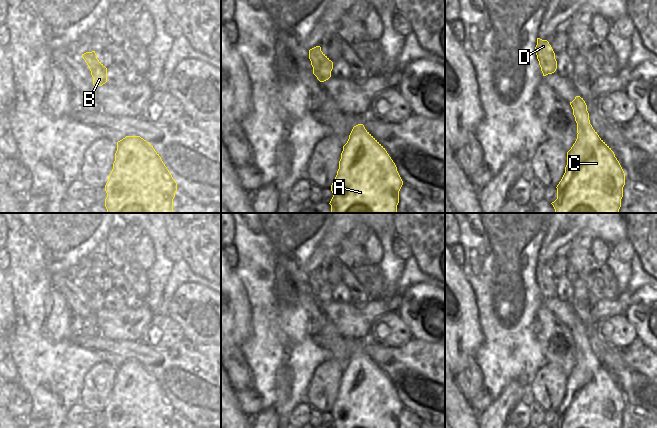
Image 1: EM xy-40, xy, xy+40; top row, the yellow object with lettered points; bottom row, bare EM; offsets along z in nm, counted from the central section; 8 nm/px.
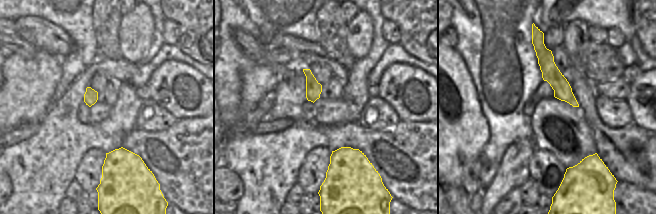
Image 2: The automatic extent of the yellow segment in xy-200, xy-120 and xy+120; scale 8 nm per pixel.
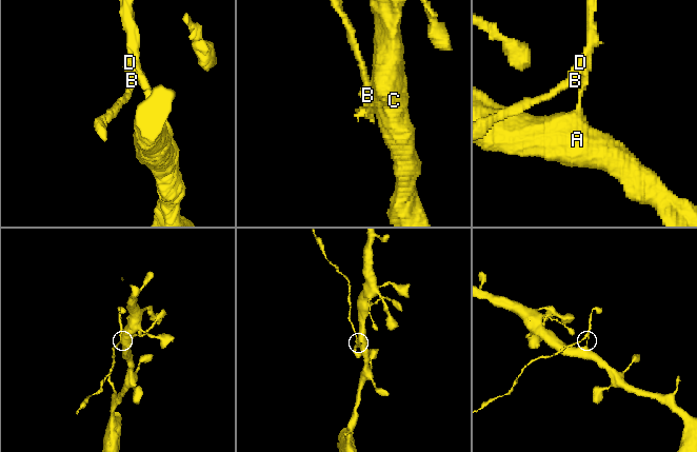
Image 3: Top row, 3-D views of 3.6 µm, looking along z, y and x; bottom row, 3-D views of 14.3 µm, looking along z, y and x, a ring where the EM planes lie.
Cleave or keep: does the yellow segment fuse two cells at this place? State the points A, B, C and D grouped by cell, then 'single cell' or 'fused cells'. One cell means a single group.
A C / B D | fused cells

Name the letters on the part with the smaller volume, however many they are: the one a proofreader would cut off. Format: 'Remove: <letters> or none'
Remove: B, D

